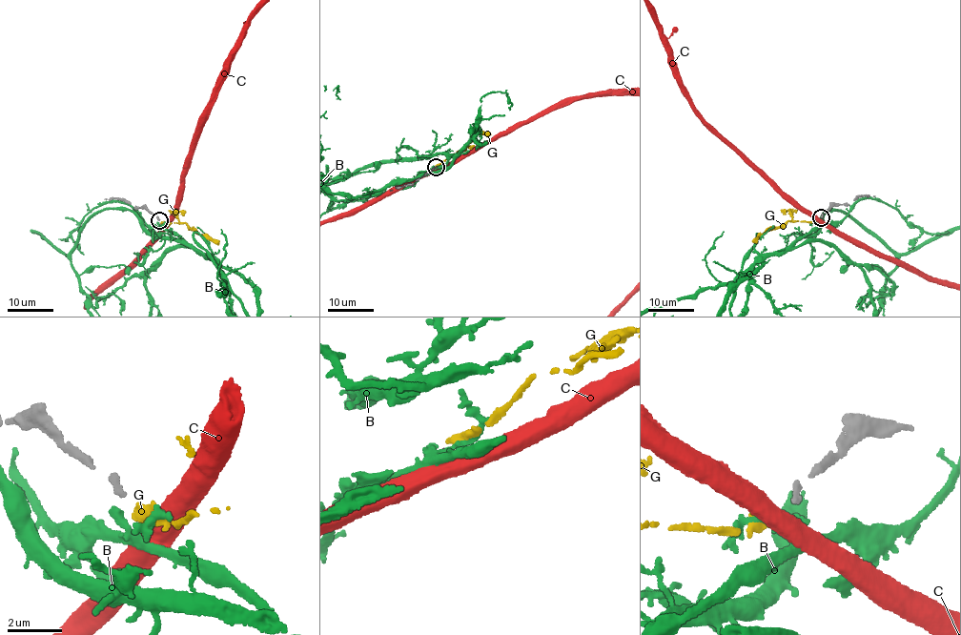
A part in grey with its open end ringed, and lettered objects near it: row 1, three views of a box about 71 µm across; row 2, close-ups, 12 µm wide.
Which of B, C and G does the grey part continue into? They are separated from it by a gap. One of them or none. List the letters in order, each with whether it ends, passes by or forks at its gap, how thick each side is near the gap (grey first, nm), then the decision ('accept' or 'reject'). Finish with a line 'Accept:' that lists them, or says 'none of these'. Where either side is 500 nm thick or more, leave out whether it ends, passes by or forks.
B: it ends | 220/320 nm | reject
C: 220/800 nm | reject
G: it ends | 220/380 nm | accept
Accept: G

